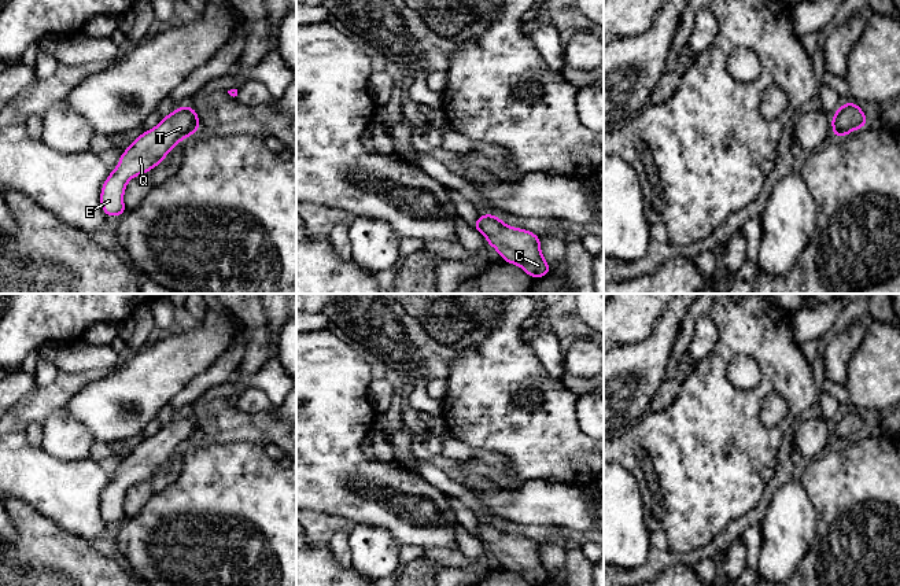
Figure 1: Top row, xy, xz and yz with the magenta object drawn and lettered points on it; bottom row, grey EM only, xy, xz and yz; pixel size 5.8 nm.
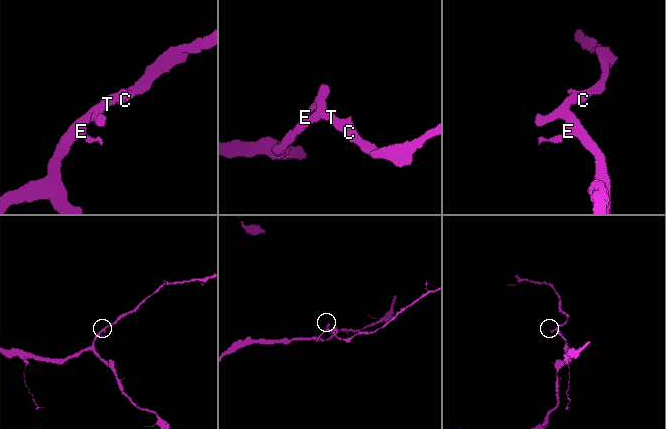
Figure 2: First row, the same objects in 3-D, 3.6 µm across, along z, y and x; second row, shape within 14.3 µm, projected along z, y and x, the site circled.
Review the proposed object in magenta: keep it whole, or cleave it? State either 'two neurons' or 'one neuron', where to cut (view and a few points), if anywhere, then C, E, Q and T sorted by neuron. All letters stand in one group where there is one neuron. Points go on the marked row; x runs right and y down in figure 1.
one neuron; no cut; C E Q T

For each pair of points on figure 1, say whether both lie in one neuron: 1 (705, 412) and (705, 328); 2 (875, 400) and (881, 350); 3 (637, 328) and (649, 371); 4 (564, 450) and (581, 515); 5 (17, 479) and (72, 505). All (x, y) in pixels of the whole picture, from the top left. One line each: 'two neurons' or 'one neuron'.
1: two neurons
2: one neuron
3: two neurons
4: two neurons
5: one neuron

